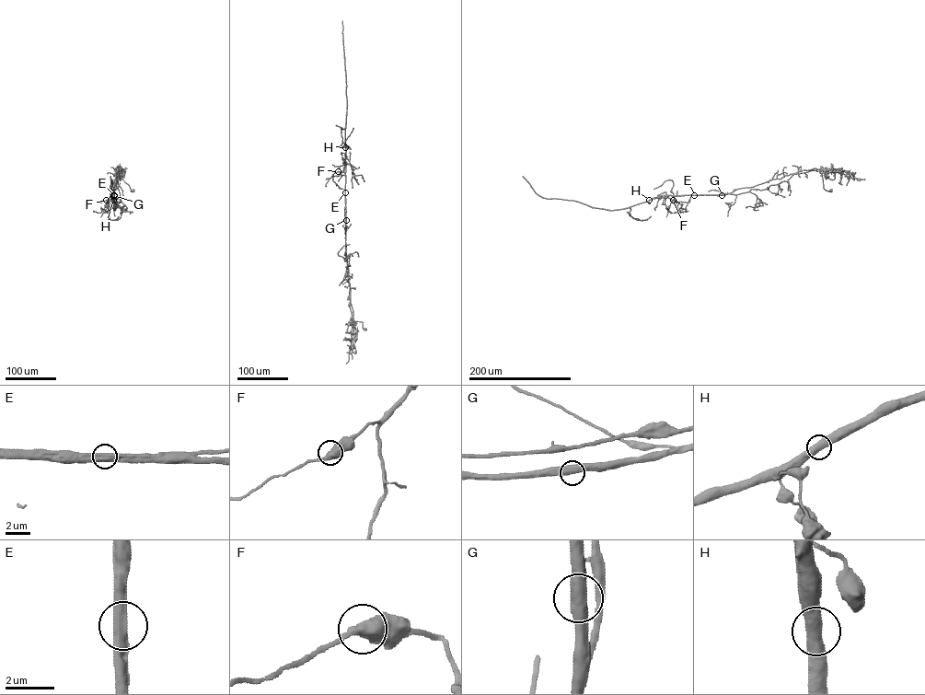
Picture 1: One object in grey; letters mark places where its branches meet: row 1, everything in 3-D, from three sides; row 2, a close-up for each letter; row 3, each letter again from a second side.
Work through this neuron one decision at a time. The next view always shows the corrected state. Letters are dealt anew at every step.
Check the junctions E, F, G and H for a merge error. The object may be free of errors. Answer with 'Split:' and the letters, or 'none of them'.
Split: E

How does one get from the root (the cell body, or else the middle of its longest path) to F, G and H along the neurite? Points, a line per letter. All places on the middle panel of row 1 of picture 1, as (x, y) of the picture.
F: (364, 329), (362, 321), (353, 320), (349, 299), (345, 249), (345, 175), (342, 171), (338, 171)
G: (364, 329), (362, 321), (353, 320), (349, 299), (346, 220)
H: (364, 329), (362, 321), (353, 320), (349, 299), (345, 249), (345, 147)

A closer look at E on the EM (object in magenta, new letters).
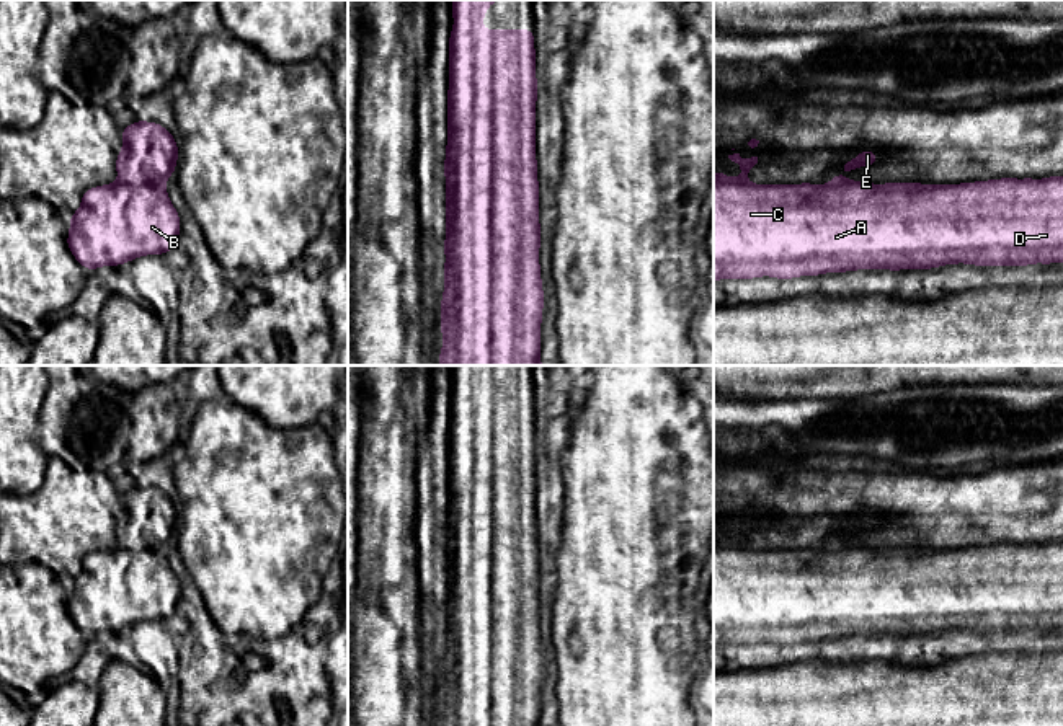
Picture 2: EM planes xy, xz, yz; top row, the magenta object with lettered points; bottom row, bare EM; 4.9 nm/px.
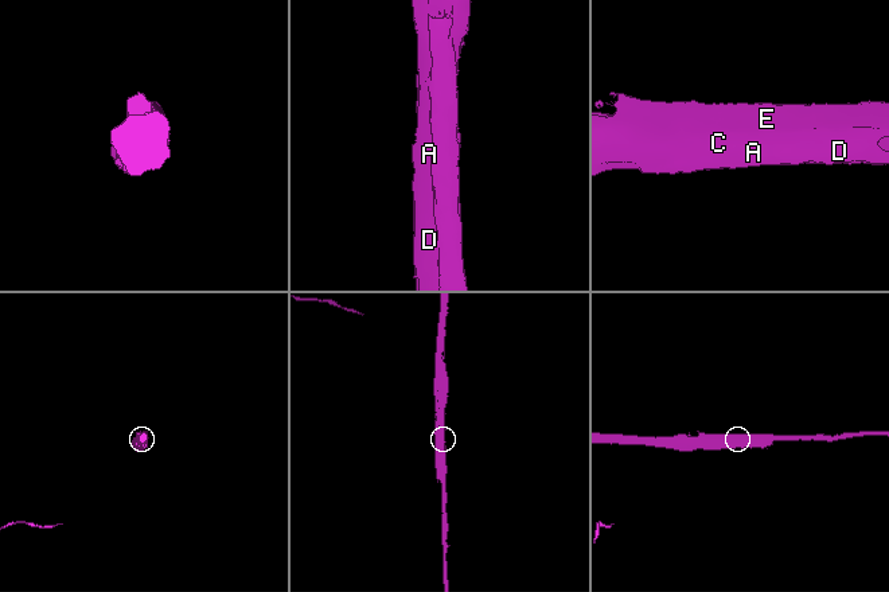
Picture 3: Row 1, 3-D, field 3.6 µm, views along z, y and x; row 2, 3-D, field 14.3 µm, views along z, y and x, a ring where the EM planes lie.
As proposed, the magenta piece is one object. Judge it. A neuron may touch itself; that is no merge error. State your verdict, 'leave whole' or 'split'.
split

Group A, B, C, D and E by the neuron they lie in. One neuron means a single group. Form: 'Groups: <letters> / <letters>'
Groups: A B C / D E

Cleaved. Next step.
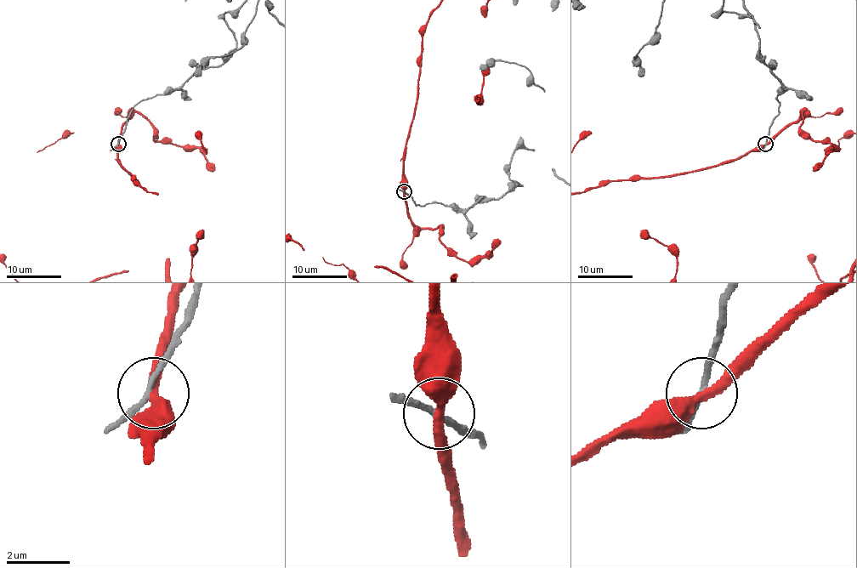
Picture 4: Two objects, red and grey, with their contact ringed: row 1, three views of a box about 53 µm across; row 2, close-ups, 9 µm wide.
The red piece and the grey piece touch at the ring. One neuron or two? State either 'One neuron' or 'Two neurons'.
Two neurons

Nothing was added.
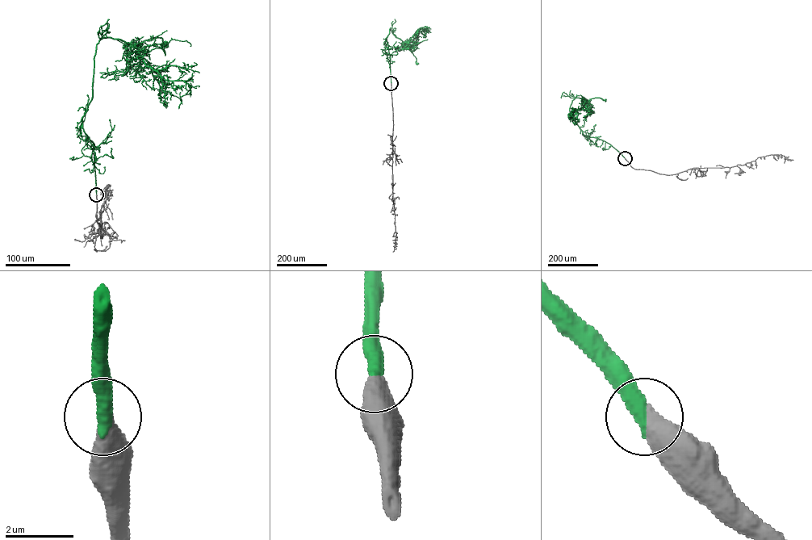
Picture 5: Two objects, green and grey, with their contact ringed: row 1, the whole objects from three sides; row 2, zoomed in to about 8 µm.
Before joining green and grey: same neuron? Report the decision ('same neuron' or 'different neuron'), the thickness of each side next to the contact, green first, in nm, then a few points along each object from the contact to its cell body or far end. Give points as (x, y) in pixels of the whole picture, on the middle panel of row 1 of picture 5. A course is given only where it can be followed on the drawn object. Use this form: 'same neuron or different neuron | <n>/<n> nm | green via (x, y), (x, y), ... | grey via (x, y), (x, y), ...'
same neuron | 480/550 nm | green via (391, 83), (390, 57), (386, 39), (390, 27), (395, 37), (406, 43), (417, 64) | grey via (391, 83), (392, 198), (396, 234), (392, 251)

